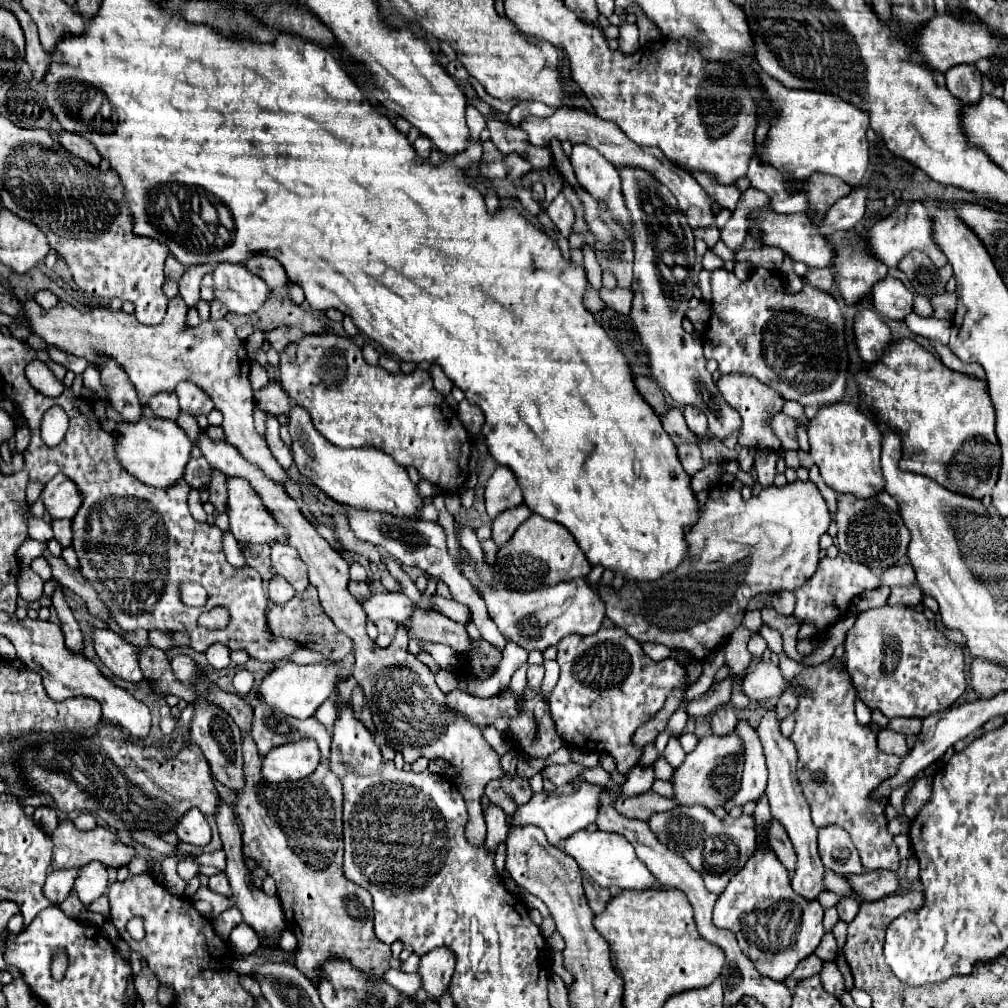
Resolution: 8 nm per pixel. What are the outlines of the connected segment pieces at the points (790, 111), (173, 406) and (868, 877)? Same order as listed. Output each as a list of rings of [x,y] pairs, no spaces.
[[[766,73],[760,75],[760,81],[764,81],[776,113],[762,143],[760,161],[778,169],[786,179],[792,177],[792,181],[810,177],[812,173],[826,173],[840,177],[848,185],[860,183],[870,163],[866,141],[866,129],[870,125],[868,113],[836,95],[788,89]]]
[[[158,393],[156,401],[150,401],[148,407],[154,411],[156,417],[162,417],[162,419],[176,419],[180,413],[178,397],[174,393]]]
[[[886,869],[868,871],[862,875],[852,875],[852,877],[848,877],[848,881],[864,901],[876,901],[886,895],[902,891],[900,877],[892,871],[886,871]]]

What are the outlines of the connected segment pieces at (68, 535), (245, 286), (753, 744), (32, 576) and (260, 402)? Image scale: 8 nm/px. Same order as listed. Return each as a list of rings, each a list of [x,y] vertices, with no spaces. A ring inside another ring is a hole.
[[[52,519],[54,539],[62,543],[62,547],[68,547],[72,543],[72,521],[70,519]]]
[[[220,263],[214,267],[212,277],[216,299],[228,305],[232,313],[258,311],[270,293],[268,285],[242,265]]]
[[[748,721],[738,723],[738,733],[742,735],[744,741],[744,773],[742,773],[742,783],[740,783],[740,793],[732,799],[734,805],[744,805],[746,801],[756,801],[766,789],[766,761],[764,761],[764,751],[758,741],[758,733],[752,729]]]
[[[24,569],[20,573],[20,579],[18,579],[18,593],[24,601],[38,601],[40,595],[42,595],[42,587],[44,587],[44,581],[40,579],[40,575],[32,569]]]
[[[268,383],[254,397],[256,397],[256,405],[272,415],[288,415],[292,409],[292,401],[286,397],[286,391],[282,389],[280,383]]]

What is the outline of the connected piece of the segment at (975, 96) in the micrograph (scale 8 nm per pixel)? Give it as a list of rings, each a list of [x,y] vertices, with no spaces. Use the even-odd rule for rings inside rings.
[[[956,65],[946,73],[946,87],[964,105],[976,105],[982,97],[982,73],[974,65]]]

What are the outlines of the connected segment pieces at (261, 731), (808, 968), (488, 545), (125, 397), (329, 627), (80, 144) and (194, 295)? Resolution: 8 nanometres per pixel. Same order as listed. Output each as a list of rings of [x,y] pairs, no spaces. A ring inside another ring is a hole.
[[[258,701],[254,705],[250,735],[252,735],[260,755],[266,755],[270,749],[274,749],[286,741],[312,737],[318,743],[322,757],[324,759],[330,757],[332,737],[324,729],[324,725],[320,725],[314,717],[308,717],[304,721],[294,719],[294,717],[284,717],[284,715],[278,717],[276,709],[268,709],[268,705],[264,705],[262,701]]]
[[[812,953],[810,957],[806,957],[804,961],[800,961],[800,963],[798,963],[798,967],[794,969],[792,977],[794,977],[796,981],[800,981],[800,979],[804,979],[804,977],[818,975],[818,973],[820,973],[820,969],[822,969],[822,963],[824,963],[824,961],[822,961],[816,953]]]
[[[486,539],[486,541],[480,541],[480,545],[482,545],[482,551],[484,551],[484,561],[486,561],[486,565],[494,565],[494,561],[496,561],[496,553],[498,553],[498,545],[492,541],[492,539]]]
[[[108,361],[108,365],[104,365],[102,373],[102,381],[106,385],[106,391],[110,393],[112,399],[112,407],[122,413],[122,417],[126,421],[140,421],[142,413],[142,405],[140,399],[136,395],[136,389],[132,387],[130,379],[126,377],[126,373],[114,363]]]
[[[308,585],[308,589],[304,593],[298,593],[292,601],[284,603],[284,605],[272,605],[268,609],[268,627],[272,629],[274,635],[284,637],[284,639],[294,639],[298,645],[316,645],[320,653],[338,653],[340,661],[352,651],[352,641],[348,635],[340,633],[336,629],[336,625],[332,623],[332,619],[324,613],[320,601],[318,601],[318,593],[312,585]]]
[[[64,131],[64,133],[58,137],[58,141],[60,141],[72,155],[84,159],[86,163],[90,163],[90,165],[94,165],[94,167],[100,165],[100,159],[102,159],[102,157],[100,157],[98,149],[92,145],[92,141],[84,141],[84,137],[80,137],[80,135],[76,135],[76,133],[68,133],[68,131]]]
[[[195,265],[188,267],[186,273],[180,279],[180,297],[184,299],[184,303],[188,307],[196,307],[200,297],[198,297],[198,285],[202,281],[202,277],[206,274],[211,274],[213,268],[211,265]]]

